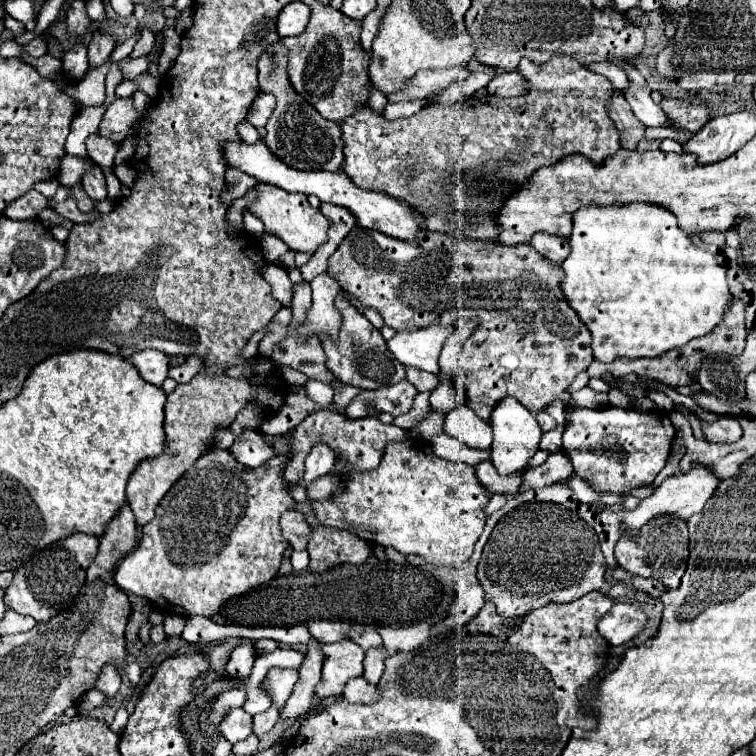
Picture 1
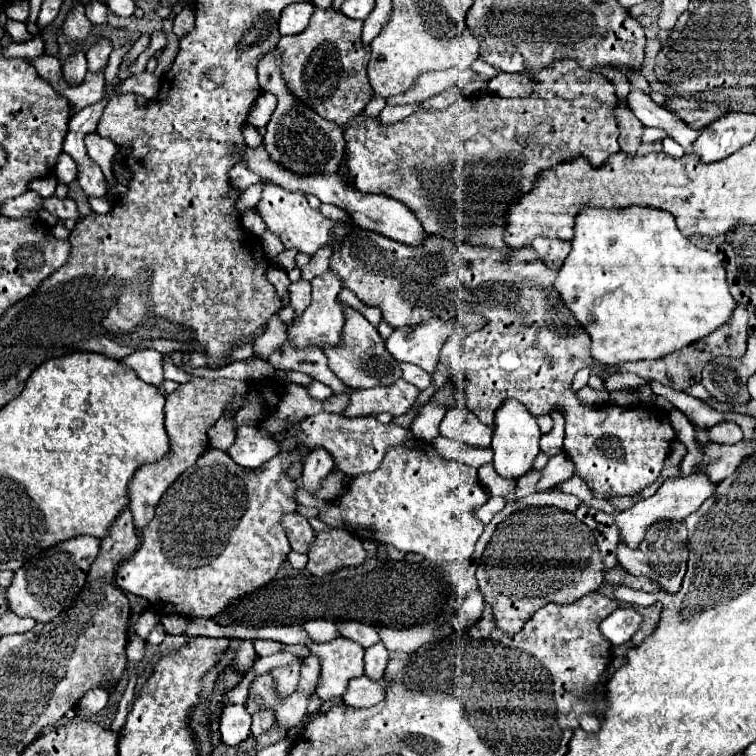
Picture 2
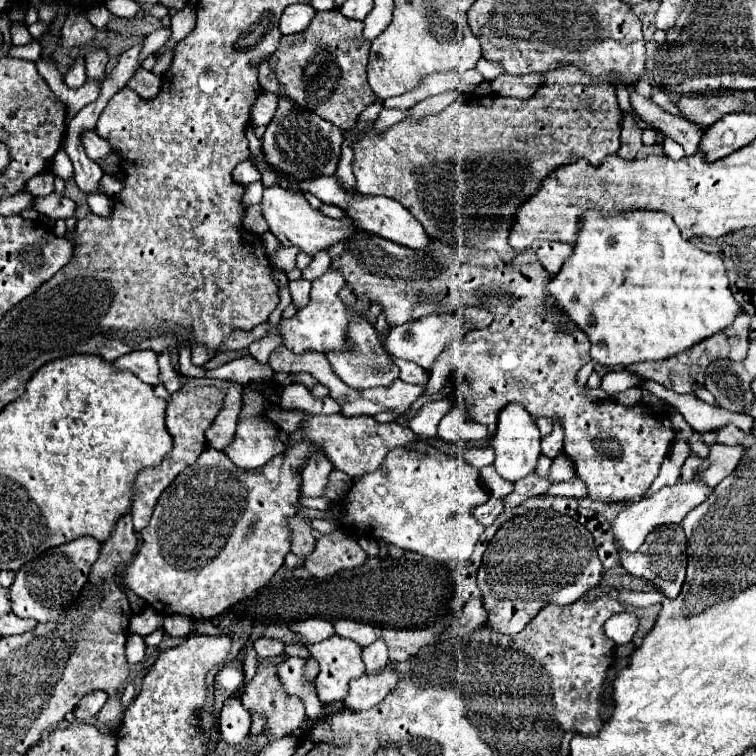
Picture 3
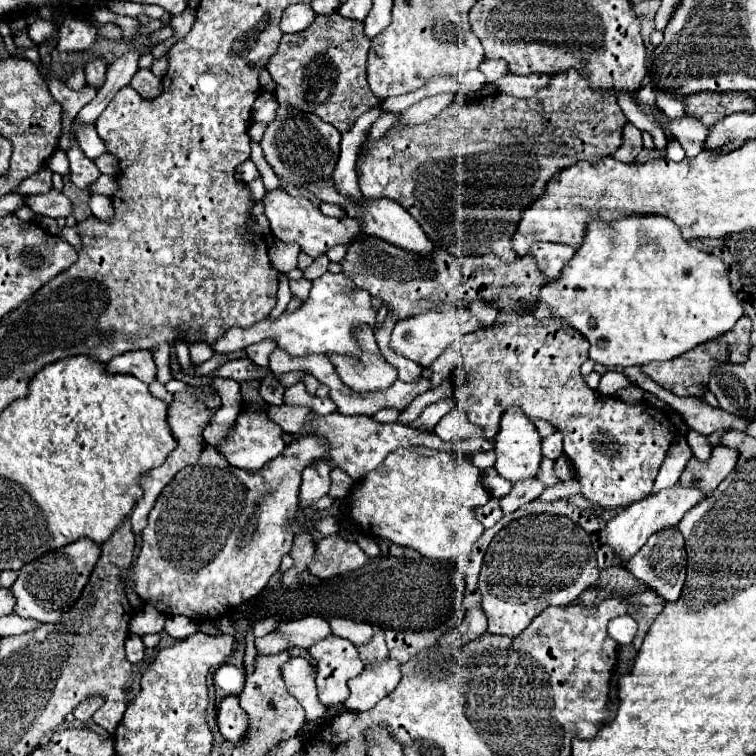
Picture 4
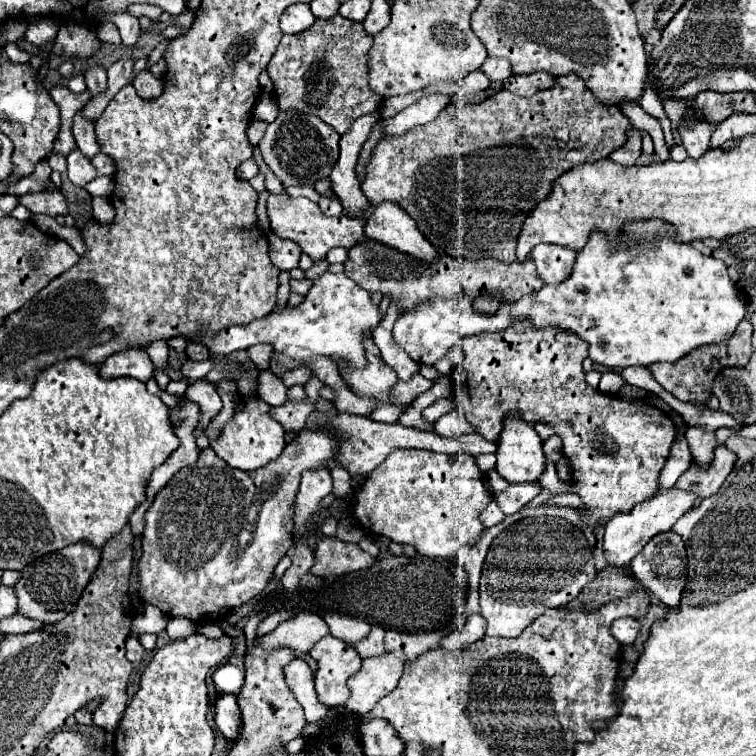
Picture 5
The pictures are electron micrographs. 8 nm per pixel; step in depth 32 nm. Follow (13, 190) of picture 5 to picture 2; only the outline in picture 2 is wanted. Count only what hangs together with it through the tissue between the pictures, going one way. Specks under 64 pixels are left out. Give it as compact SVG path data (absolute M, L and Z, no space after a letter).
M48 176L48 178L34 180L34 182L30 184L30 190L36 190L36 192L40 192L40 196L50 198L50 196L54 196L56 184L58 184L58 182L56 182L56 178L54 178L54 176Z

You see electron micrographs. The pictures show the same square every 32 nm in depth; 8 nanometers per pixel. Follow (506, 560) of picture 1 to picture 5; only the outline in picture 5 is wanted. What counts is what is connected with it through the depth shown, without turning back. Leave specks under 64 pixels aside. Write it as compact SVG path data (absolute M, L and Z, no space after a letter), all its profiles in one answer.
M522 518L514 522L508 530L500 532L498 538L490 544L488 556L484 560L482 578L480 578L480 614L486 618L488 636L506 636L516 638L520 632L532 624L546 608L566 606L572 602L582 588L596 578L598 570L594 566L592 548L580 528L570 524L566 518Z

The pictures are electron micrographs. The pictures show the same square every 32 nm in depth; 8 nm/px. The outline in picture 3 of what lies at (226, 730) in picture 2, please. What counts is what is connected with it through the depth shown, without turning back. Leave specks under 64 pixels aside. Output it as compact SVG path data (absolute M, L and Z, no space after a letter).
M228 698L222 706L218 728L222 734L222 740L230 746L236 746L248 738L250 730L250 714L248 710L234 698Z

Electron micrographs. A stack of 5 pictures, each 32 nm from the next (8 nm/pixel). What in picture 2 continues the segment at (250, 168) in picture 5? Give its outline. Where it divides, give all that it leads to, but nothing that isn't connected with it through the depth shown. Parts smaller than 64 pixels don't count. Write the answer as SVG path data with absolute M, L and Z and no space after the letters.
M234 166L230 170L230 184L233 187L239 187L240 192L243 193L249 186L256 184L256 176L252 176L252 172L248 172L246 168Z

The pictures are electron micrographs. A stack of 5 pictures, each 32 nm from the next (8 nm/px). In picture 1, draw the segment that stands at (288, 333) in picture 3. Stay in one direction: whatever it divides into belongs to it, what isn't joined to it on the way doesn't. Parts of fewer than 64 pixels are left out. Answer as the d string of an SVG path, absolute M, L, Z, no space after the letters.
M328 274L316 276L310 282L310 286L312 286L312 308L308 310L306 324L300 328L302 336L328 332L332 338L336 338L340 328L340 314L334 308L334 294L340 292L340 286Z

